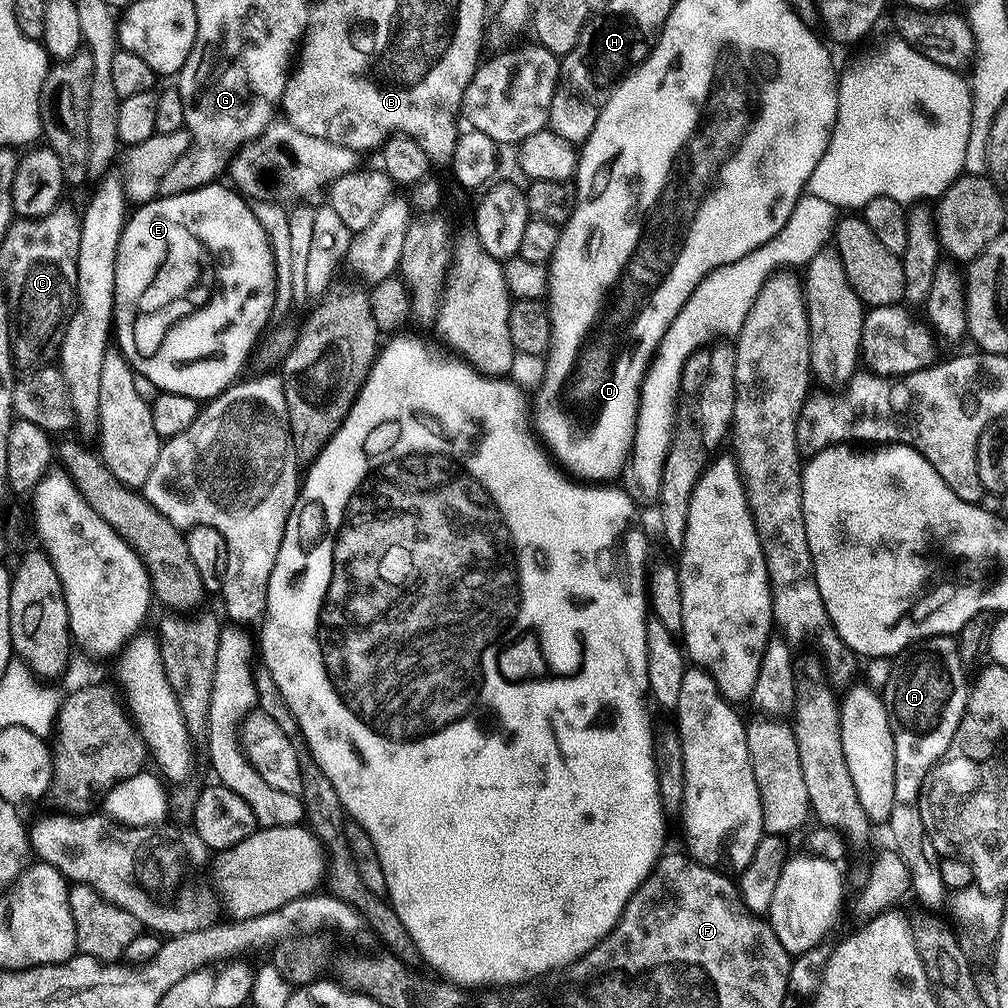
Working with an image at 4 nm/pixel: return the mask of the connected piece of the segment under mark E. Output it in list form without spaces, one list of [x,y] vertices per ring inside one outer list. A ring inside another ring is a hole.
[[[213,182],[190,190],[186,194],[177,196],[160,196],[149,202],[139,205],[129,215],[122,230],[122,238],[118,242],[118,258],[114,266],[114,344],[118,351],[128,360],[132,371],[138,375],[145,375],[161,392],[186,394],[186,398],[194,398],[207,402],[222,395],[231,384],[237,383],[244,363],[253,355],[260,335],[268,324],[268,319],[274,315],[276,307],[276,283],[278,281],[278,265],[272,260],[270,242],[262,226],[253,212],[253,205],[239,191],[233,190],[227,183]]]

